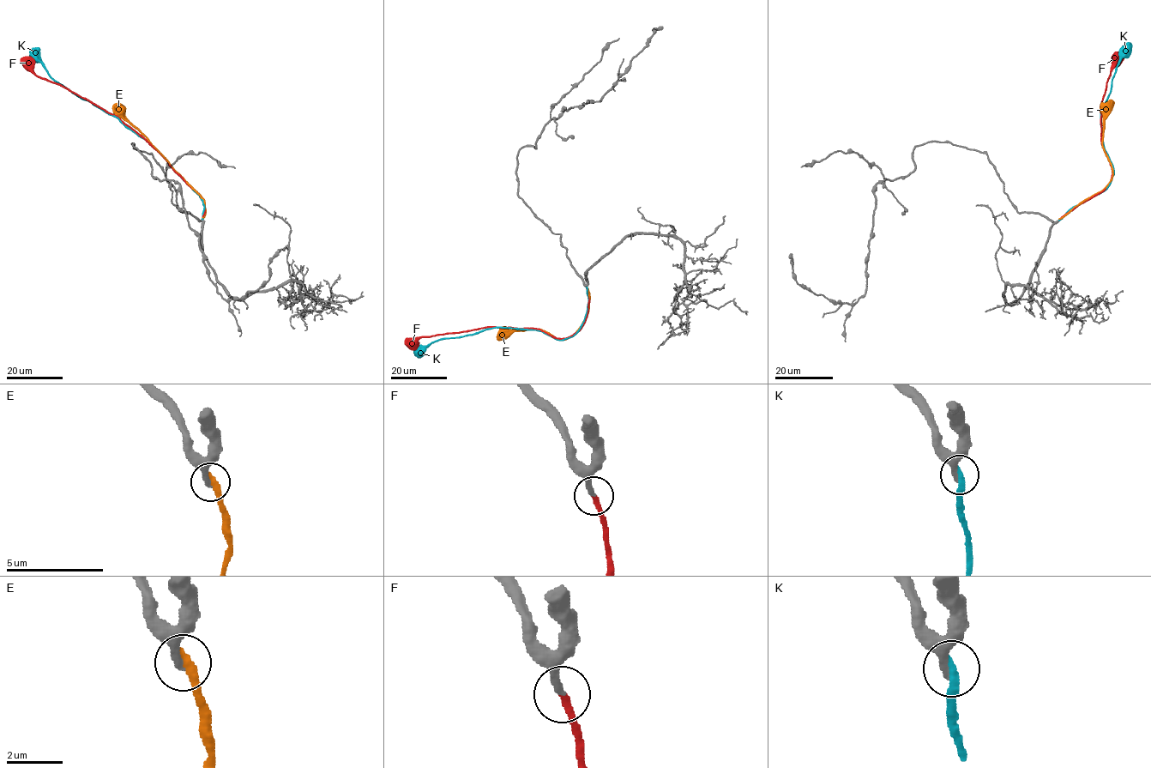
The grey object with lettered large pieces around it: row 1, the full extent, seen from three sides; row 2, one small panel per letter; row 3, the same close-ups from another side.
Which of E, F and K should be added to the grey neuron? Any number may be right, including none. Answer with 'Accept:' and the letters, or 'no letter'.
Accept: F

